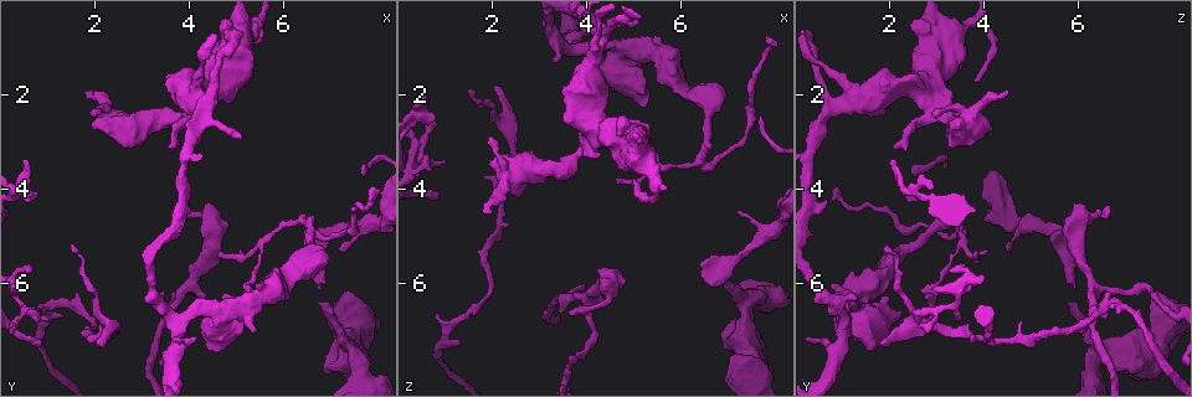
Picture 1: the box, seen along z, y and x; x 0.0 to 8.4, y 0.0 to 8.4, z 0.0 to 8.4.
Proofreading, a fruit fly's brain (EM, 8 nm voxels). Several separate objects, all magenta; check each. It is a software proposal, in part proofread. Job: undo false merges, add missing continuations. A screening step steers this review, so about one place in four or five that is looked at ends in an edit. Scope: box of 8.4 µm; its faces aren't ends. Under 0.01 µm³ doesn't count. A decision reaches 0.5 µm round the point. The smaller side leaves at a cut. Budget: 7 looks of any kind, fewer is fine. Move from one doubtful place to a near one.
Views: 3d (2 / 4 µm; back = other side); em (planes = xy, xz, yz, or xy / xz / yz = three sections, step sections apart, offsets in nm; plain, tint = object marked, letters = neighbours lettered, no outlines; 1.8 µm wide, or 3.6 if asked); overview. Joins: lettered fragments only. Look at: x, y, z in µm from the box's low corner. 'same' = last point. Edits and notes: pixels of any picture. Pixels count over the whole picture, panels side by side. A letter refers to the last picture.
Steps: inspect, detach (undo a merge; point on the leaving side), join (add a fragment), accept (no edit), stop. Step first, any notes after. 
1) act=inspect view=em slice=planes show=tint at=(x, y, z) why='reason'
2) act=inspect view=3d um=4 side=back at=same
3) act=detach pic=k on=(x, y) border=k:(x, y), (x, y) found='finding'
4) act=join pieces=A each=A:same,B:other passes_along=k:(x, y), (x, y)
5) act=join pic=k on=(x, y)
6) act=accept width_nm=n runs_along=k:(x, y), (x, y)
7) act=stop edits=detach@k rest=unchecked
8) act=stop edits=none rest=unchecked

act=inspect view=3d um=4 at=(4.25, 2.20, 0.85) why='four or more arms meet'

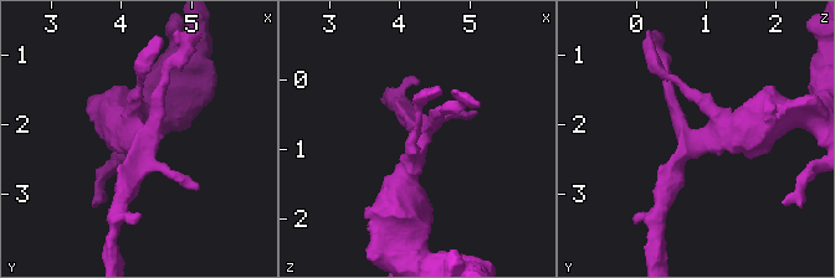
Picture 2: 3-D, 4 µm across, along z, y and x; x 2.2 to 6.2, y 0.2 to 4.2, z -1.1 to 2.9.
act=inspect view=em slice=planes show=letters at=(4.35, 2.25, 0.85)

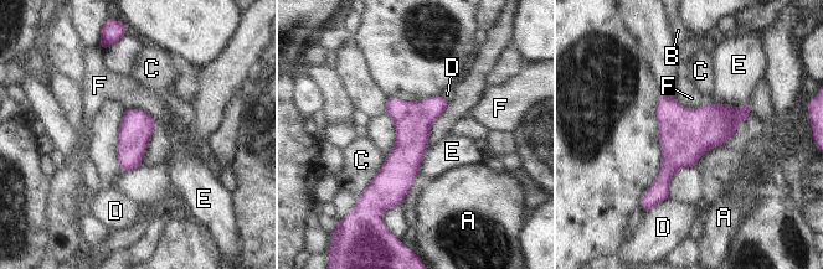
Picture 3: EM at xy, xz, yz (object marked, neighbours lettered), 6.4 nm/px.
act=accept each=A:other,B:other,C:other,D:other,E:other,F:other found='all the same neuron'

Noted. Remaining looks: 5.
act=inspect view=3d um=4 at=(7.60, 7.80, 6.25) why='sharp bend'

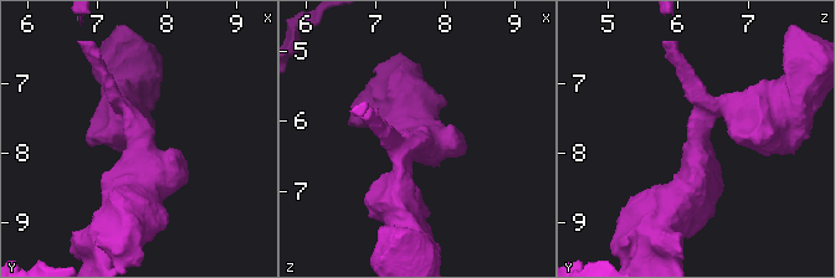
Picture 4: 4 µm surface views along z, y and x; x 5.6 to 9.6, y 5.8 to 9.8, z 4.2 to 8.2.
act=inspect view=em slice=yz step=16 show=tint at=(7.60, 7.75, 6.30) why='shape alone is not enough'

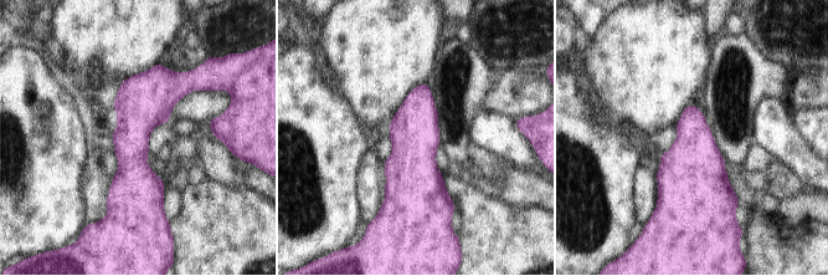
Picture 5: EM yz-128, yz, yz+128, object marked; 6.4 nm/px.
act=inspect view=em slice=xy step=4 show=letters at=same

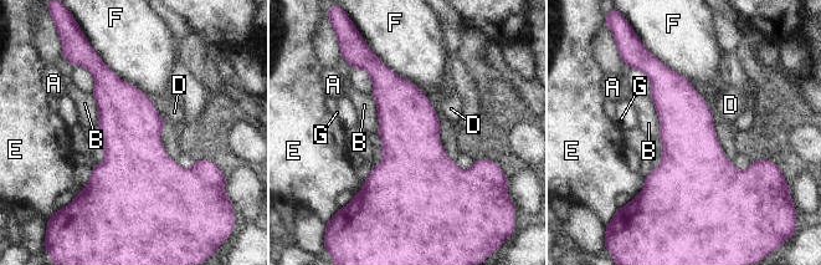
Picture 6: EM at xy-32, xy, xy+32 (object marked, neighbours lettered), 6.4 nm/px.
act=accept each=A:other,B:other,D:other,E:other,F:other,G:other border=6:(650, 96), (658, 120), (660, 137) found='one neuron here'

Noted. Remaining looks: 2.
act=inspect view=em slice=xy step=16 show=letters at=(6.70, 6.10, 5.90) why='an open end'

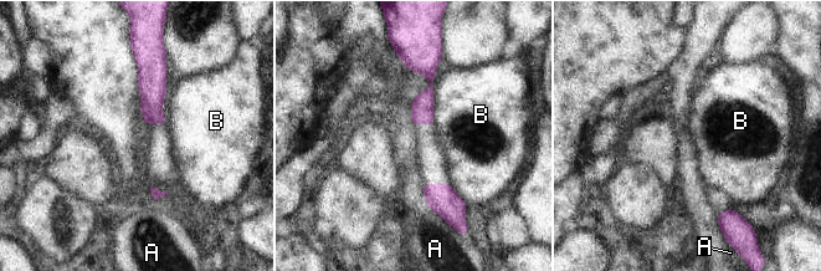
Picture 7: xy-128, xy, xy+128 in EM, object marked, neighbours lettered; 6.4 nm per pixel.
act=inspect view=em slice=planes show=letters at=same

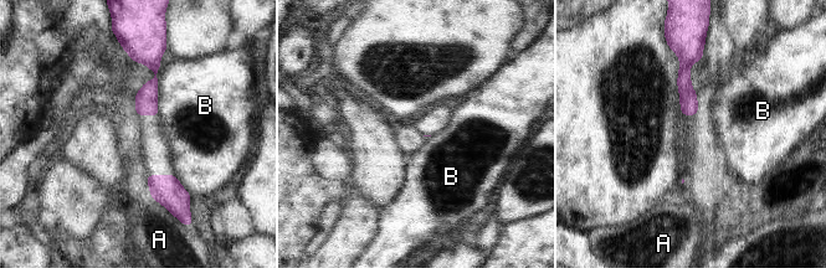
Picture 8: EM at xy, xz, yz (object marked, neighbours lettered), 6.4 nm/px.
act=accept longest_contact=B:320nm each=A:other,B:other runs_along=8:(157, 58), (155, 78), (139, 112) found='no lettered fragment goes on from it'

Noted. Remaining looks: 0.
act=stop edits=none rest=unchecked

